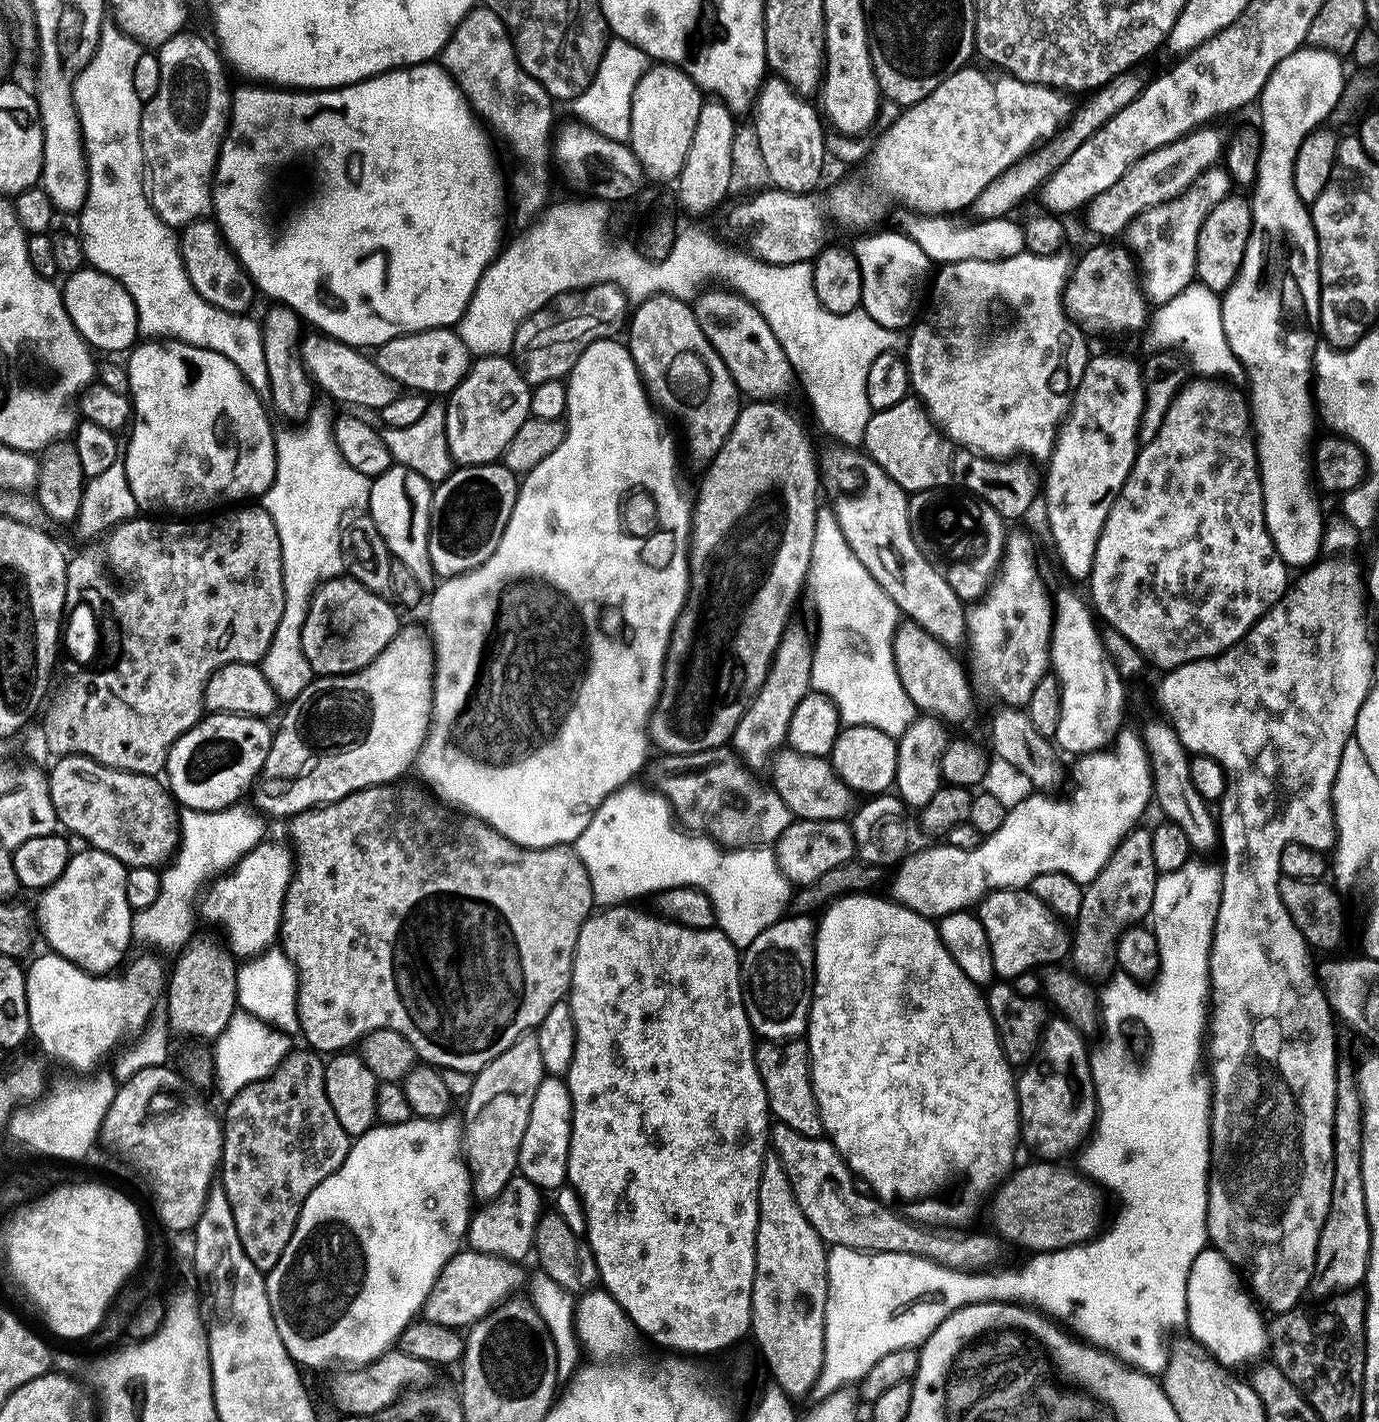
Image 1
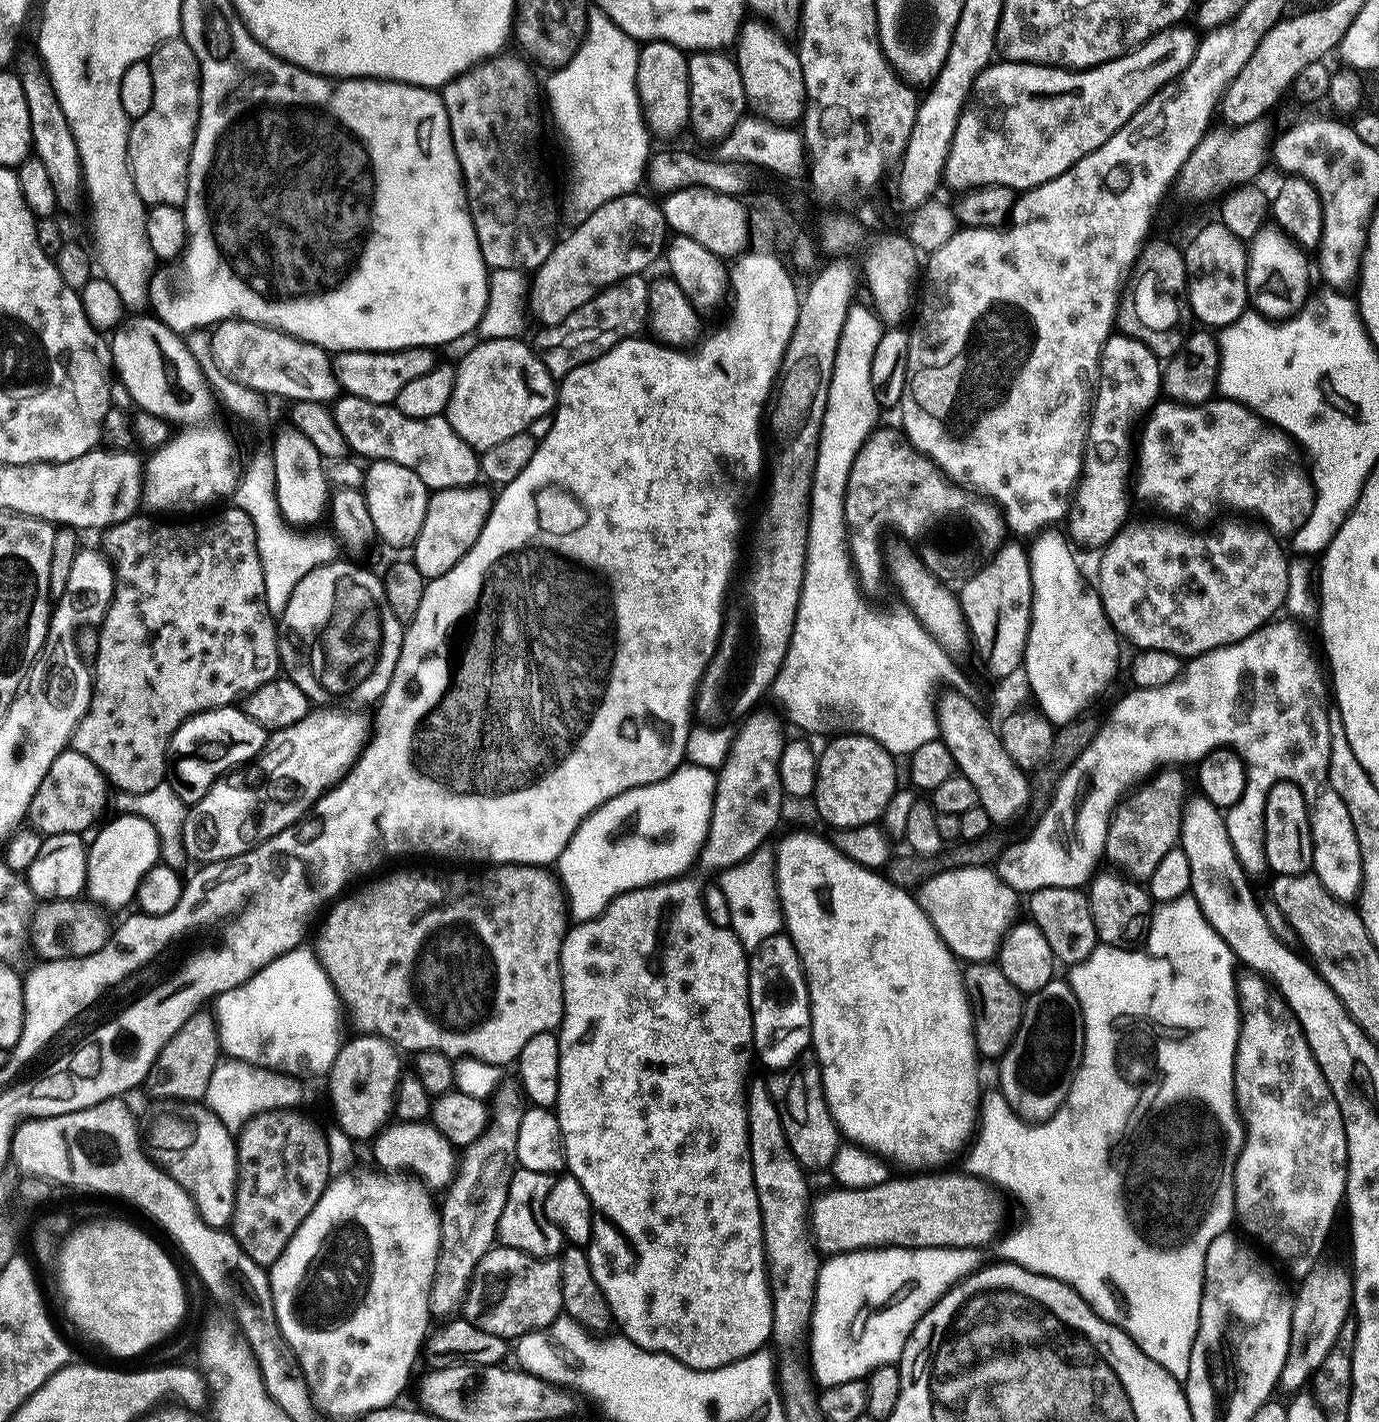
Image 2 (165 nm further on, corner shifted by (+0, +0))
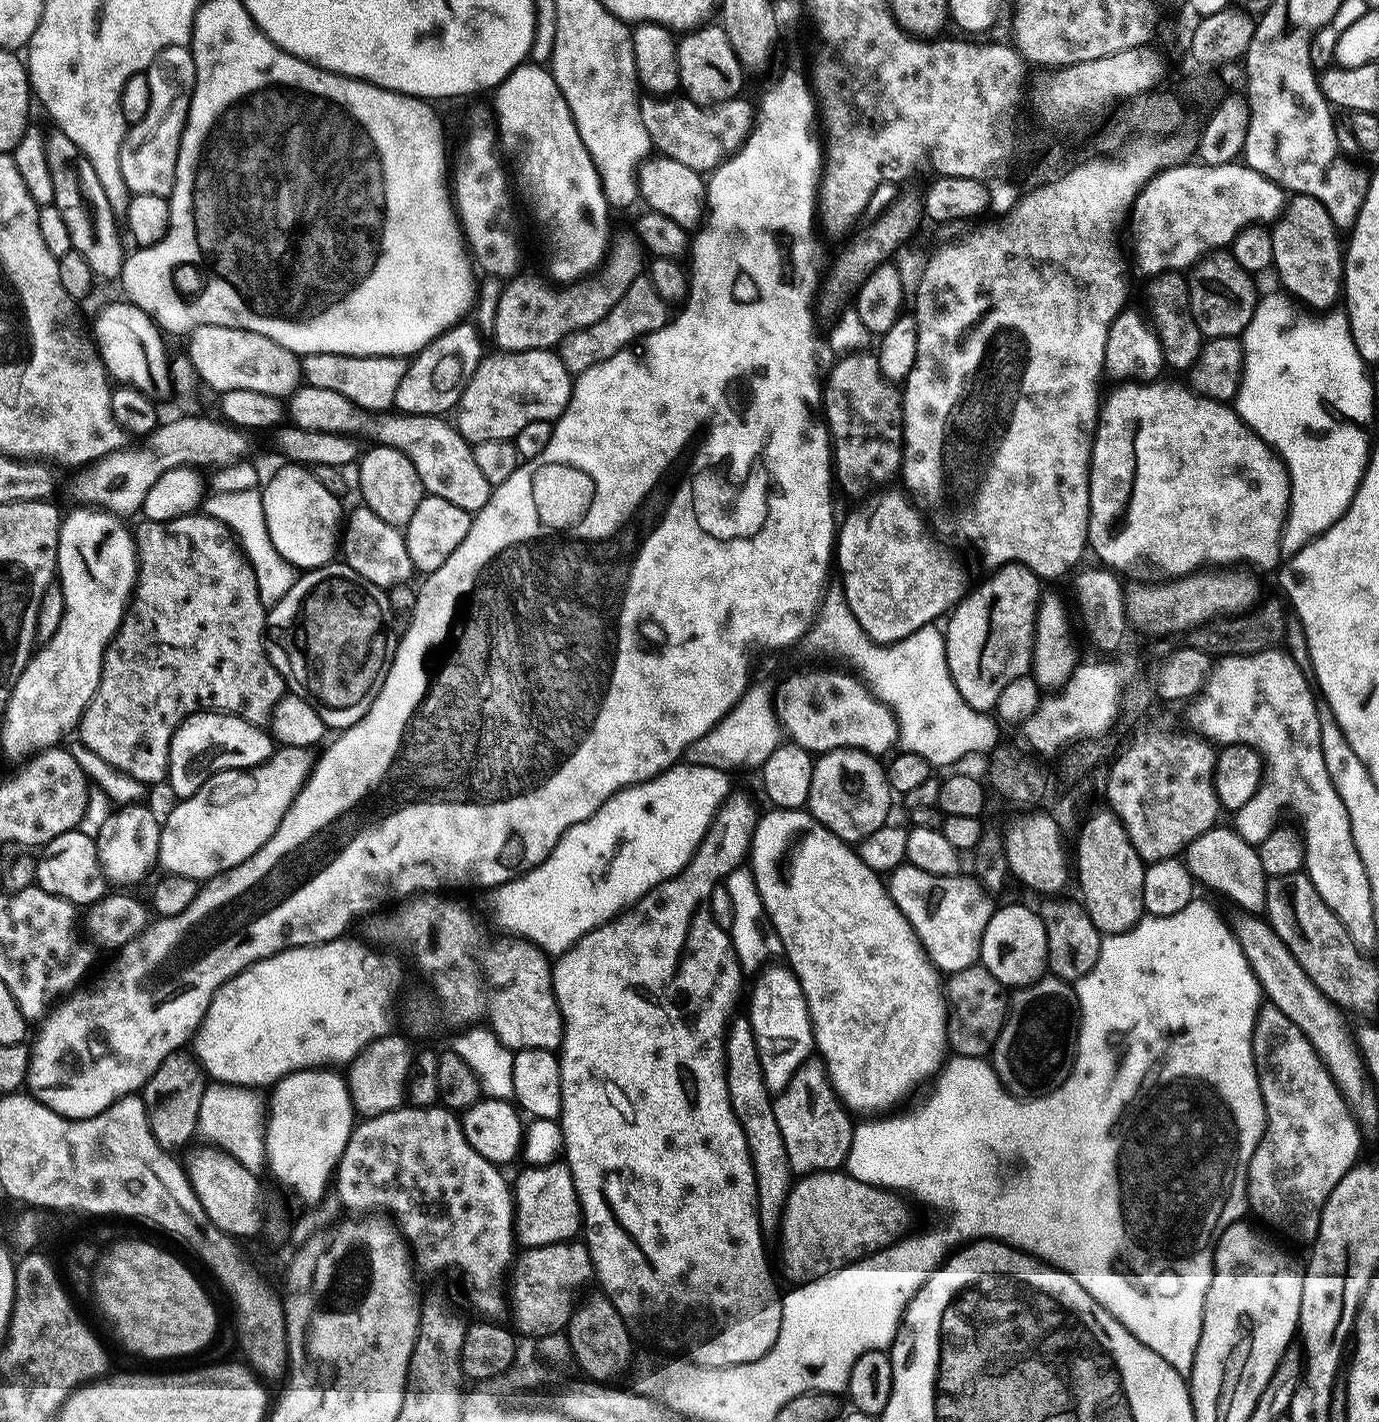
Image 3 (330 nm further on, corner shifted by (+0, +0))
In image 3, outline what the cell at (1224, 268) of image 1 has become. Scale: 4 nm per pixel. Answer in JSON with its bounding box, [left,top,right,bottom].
[1187,250,1258,337]

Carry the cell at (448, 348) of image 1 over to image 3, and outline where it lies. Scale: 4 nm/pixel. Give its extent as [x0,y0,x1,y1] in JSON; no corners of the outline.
[300,352,409,414]

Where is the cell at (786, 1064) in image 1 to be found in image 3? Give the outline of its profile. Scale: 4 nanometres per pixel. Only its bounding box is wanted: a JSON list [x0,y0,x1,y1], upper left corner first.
[772,1055,854,1173]

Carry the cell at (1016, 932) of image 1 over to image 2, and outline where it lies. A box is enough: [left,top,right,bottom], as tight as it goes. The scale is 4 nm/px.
[918,866,1021,962]

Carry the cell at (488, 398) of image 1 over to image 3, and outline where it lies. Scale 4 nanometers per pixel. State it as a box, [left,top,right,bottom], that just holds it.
[454,348,573,445]

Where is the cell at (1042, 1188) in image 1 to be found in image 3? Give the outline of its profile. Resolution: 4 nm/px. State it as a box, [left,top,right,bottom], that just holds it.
[778,1170,908,1285]

